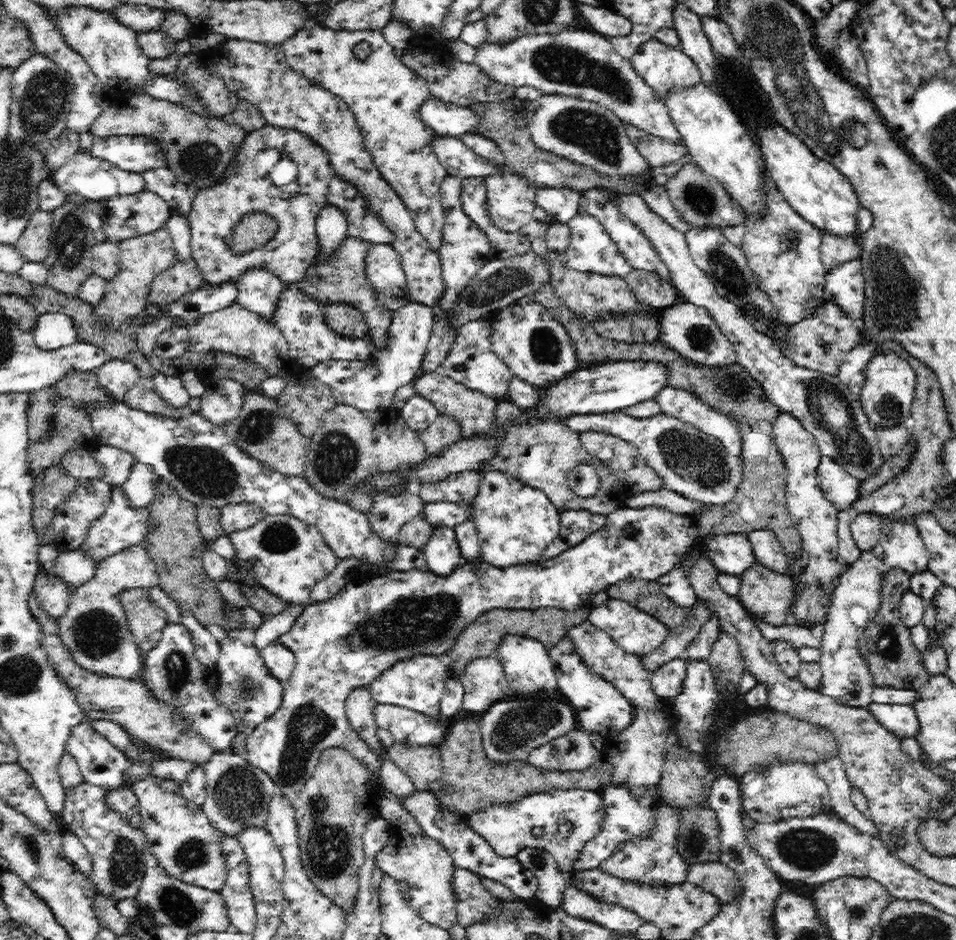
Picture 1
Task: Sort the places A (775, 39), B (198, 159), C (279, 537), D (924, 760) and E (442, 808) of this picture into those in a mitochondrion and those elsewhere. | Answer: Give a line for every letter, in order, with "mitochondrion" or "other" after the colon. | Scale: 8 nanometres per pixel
A: mitochondrion
B: mitochondrion
C: mitochondrion
D: other
E: other

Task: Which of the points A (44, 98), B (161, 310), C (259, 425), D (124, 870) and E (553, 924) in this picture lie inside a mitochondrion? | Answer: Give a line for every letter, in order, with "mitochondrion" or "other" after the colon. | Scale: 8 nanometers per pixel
A: mitochondrion
B: other
C: mitochondrion
D: mitochondrion
E: other

